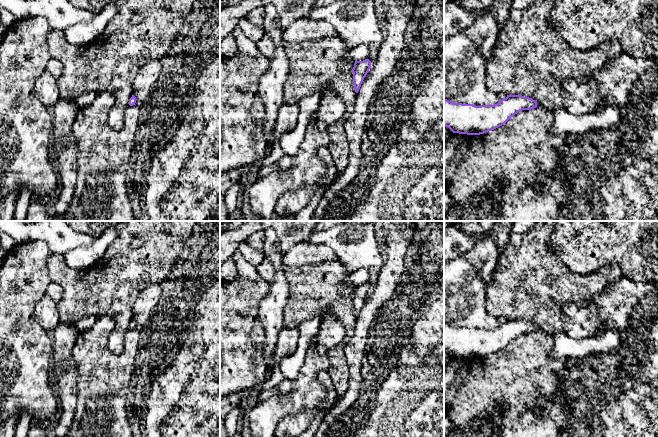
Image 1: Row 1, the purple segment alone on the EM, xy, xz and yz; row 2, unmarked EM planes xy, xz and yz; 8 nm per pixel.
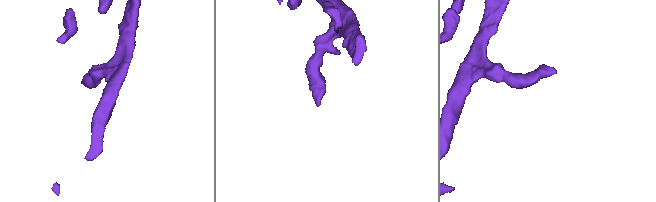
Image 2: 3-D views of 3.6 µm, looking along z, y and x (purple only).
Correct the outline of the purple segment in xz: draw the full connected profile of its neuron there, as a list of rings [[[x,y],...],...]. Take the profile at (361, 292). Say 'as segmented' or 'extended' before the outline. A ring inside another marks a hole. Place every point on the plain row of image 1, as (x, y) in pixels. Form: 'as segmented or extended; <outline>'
as segmented; [[[365,283],[363,285],[355,285],[352,297],[354,314],[356,317],[358,317],[364,302],[369,296],[370,291],[371,285],[369,283]]]

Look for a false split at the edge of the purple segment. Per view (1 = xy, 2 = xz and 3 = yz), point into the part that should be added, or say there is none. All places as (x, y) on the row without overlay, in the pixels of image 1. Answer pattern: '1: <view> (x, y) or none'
1: none
2: none
3: none

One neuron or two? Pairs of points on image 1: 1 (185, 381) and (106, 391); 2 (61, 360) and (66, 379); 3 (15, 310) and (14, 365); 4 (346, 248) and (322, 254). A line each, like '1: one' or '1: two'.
1: two
2: one
3: one
4: two

